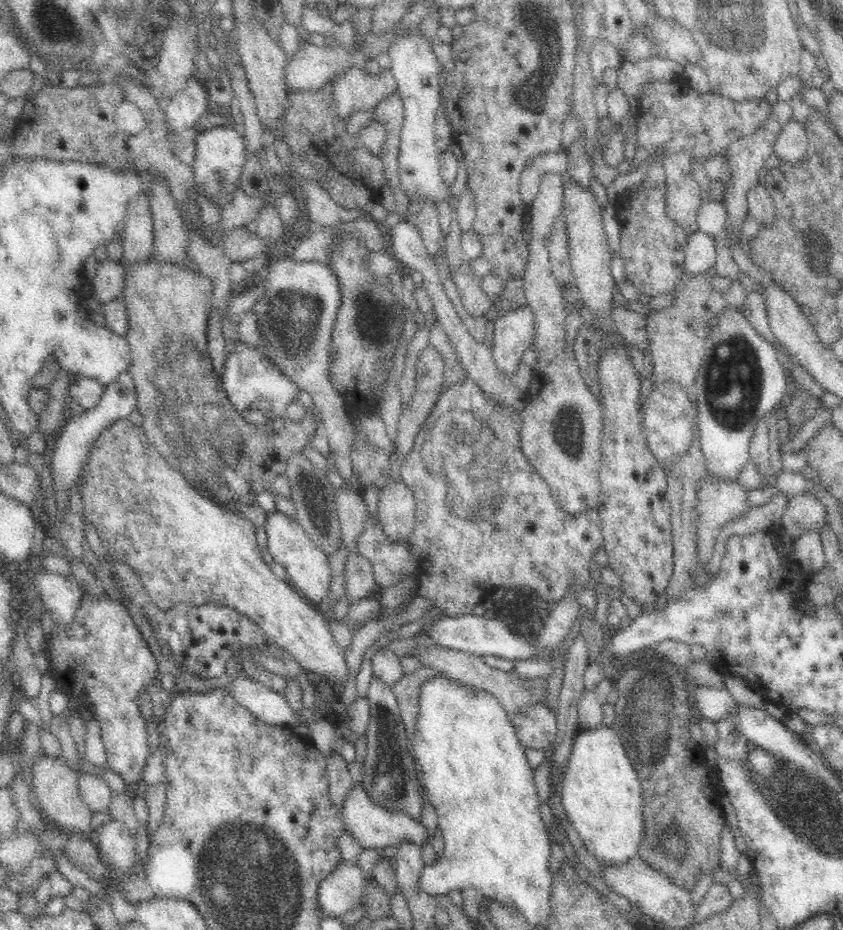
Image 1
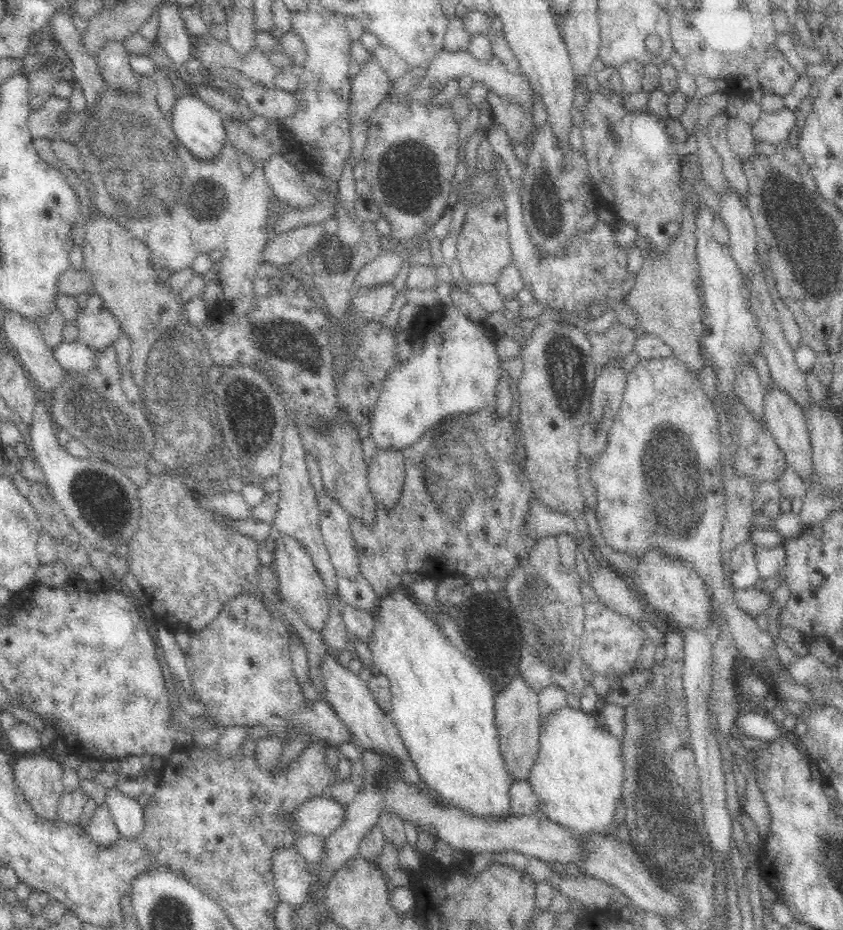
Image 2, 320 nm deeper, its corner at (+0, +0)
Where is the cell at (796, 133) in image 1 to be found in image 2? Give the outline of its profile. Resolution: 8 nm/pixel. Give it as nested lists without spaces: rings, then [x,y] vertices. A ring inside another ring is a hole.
[[[783,109],[772,113],[762,112],[751,126],[751,132],[759,146],[767,143],[778,145],[791,136],[795,123],[794,111]]]

